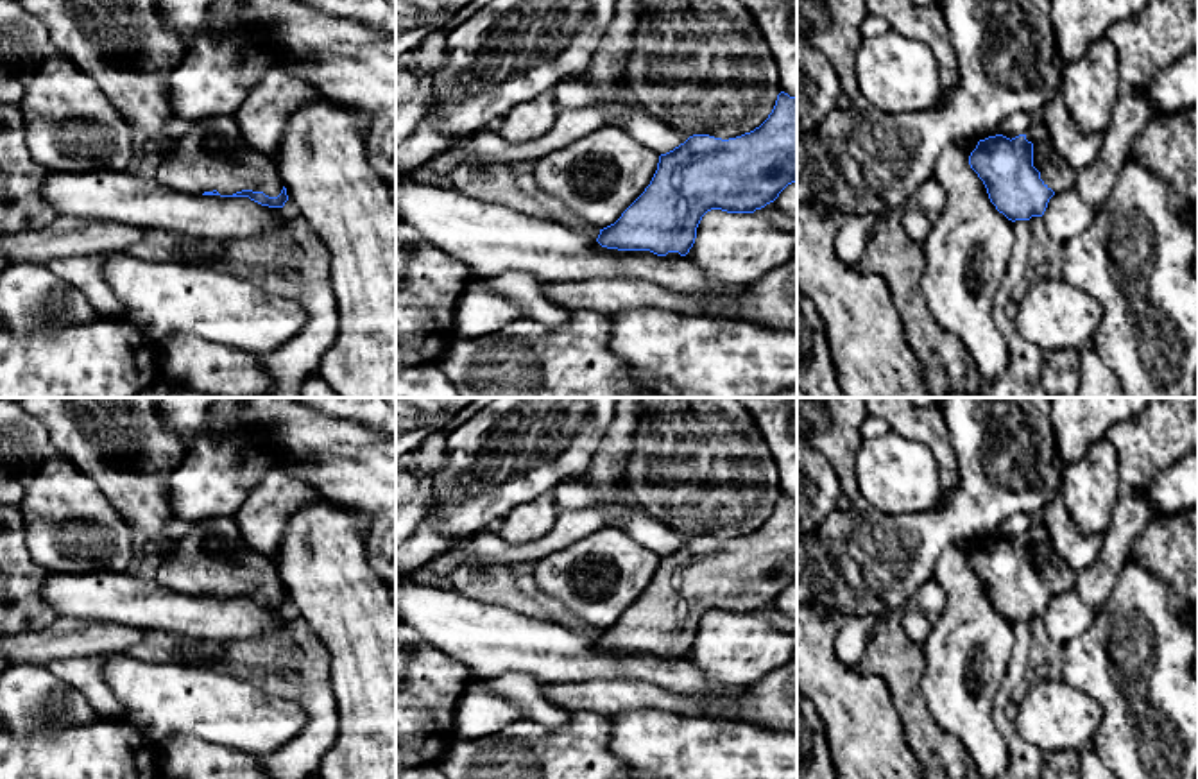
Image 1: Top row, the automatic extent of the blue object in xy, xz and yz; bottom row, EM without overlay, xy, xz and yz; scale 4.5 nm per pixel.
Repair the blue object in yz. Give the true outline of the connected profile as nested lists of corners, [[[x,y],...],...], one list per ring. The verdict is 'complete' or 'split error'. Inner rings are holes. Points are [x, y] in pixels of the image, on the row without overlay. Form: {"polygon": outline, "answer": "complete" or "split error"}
{"polygon": [[[1040,516],[1031,519],[1024,535],[1012,541],[1003,535],[980,541],[969,566],[983,582],[990,604],[1012,623],[1042,618],[1055,595],[1074,589],[1076,571],[1055,550]]], "answer": "split error"}

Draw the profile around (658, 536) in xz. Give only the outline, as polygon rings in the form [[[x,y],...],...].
[[[630,500],[620,505],[621,512],[616,519],[616,526],[620,526],[634,541],[648,546],[659,557],[673,552],[689,539],[670,525],[645,514]]]

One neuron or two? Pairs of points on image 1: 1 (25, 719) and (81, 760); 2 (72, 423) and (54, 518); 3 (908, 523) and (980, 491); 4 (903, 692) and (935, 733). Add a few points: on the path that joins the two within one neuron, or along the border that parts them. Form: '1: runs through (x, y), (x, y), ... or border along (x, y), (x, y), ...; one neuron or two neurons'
1: border along (88, 722), (70, 726), (54, 736), (18, 740); two neurons
2: border along (54, 450), (97, 486); two neurons
3: runs through (926, 523), (948, 523), (962, 509); one neuron
4: runs through (910, 702), (912, 710), (924, 722); one neuron

